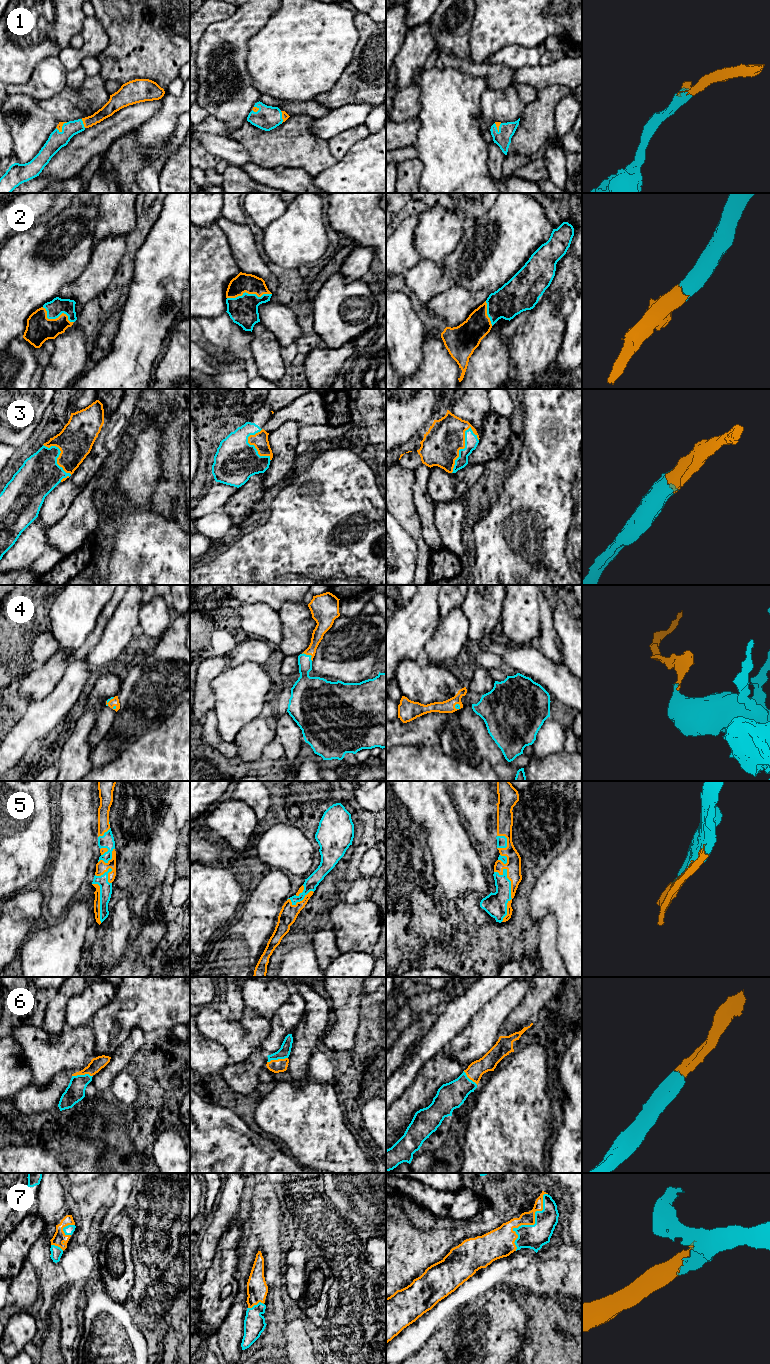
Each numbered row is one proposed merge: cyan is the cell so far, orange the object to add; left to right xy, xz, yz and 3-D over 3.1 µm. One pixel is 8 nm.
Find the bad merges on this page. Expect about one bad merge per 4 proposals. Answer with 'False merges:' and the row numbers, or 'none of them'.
False merges: none of them

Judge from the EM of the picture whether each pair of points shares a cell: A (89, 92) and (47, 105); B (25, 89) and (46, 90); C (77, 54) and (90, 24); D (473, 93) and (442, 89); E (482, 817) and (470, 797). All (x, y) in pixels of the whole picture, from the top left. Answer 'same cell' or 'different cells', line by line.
A: same cell
B: same cell
C: same cell
D: same cell
E: same cell

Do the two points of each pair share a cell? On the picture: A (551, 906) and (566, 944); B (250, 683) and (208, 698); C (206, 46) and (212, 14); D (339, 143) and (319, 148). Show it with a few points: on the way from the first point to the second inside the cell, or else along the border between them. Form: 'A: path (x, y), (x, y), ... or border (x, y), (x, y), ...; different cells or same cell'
A: path (561, 915), (566, 920), (566, 934); same cell
B: border (220, 673), (212, 680), (213, 708); different cells
C: border (232, 15), (214, 21), (200, 39); different cells
D: border (327, 141), (329, 151), (337, 161); different cells

